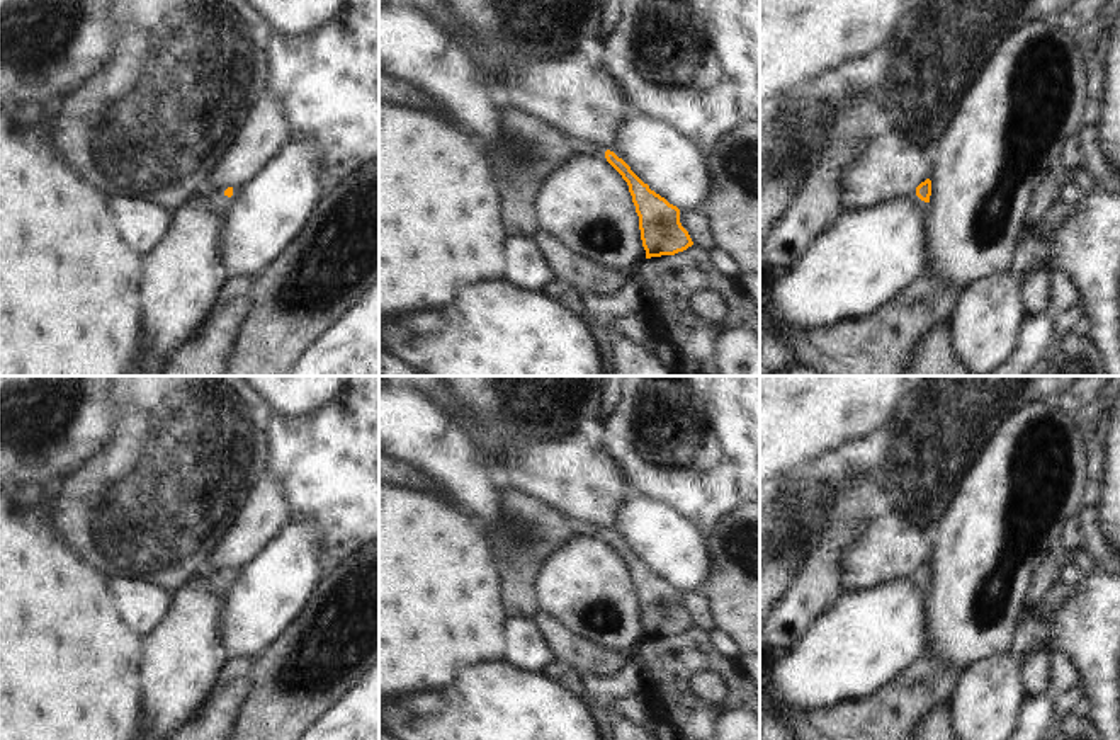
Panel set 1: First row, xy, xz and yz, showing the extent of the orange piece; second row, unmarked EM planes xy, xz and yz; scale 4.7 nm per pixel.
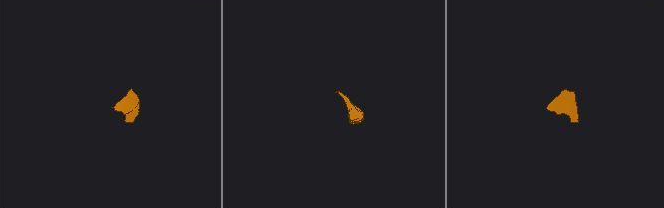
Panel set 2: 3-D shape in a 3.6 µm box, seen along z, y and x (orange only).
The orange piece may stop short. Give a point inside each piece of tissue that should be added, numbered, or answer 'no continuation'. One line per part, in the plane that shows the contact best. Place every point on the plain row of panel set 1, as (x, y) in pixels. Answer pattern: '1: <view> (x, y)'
1: xz (599, 533)

